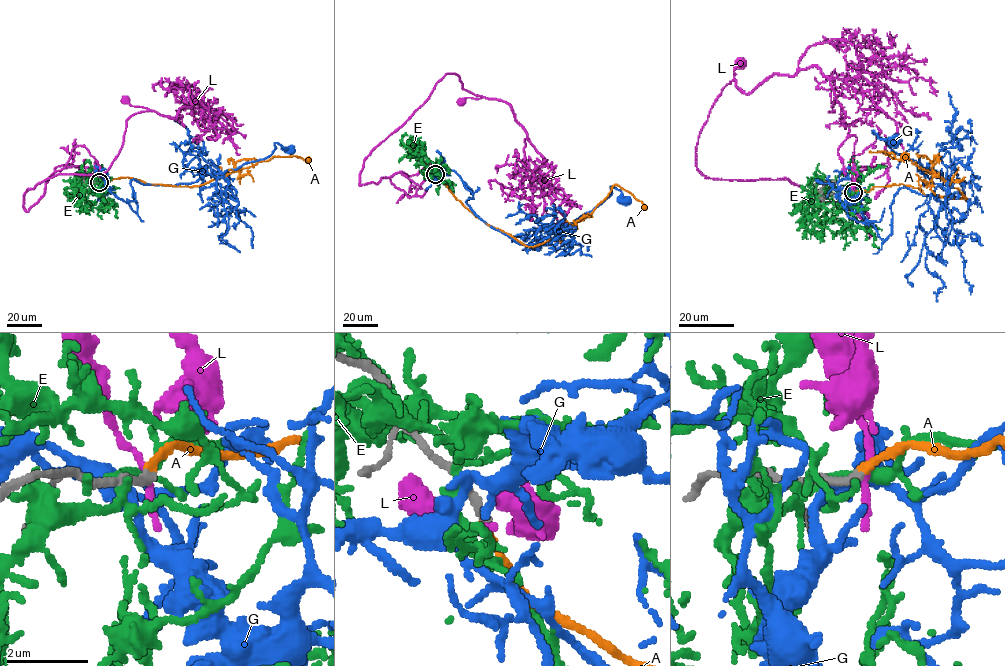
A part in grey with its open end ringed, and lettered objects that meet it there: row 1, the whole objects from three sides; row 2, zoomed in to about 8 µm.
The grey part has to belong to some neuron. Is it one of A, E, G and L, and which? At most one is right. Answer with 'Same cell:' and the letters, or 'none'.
Same cell: A

